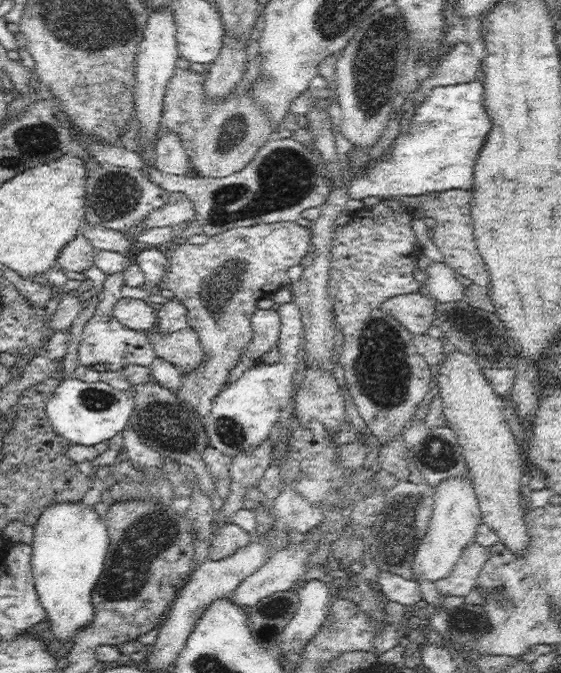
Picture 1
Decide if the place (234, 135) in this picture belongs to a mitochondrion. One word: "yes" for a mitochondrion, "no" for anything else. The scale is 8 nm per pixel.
yes

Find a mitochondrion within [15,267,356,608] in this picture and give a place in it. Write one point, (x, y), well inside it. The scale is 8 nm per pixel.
(131, 569)

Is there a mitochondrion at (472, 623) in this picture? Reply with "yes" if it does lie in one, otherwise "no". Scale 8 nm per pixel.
no

